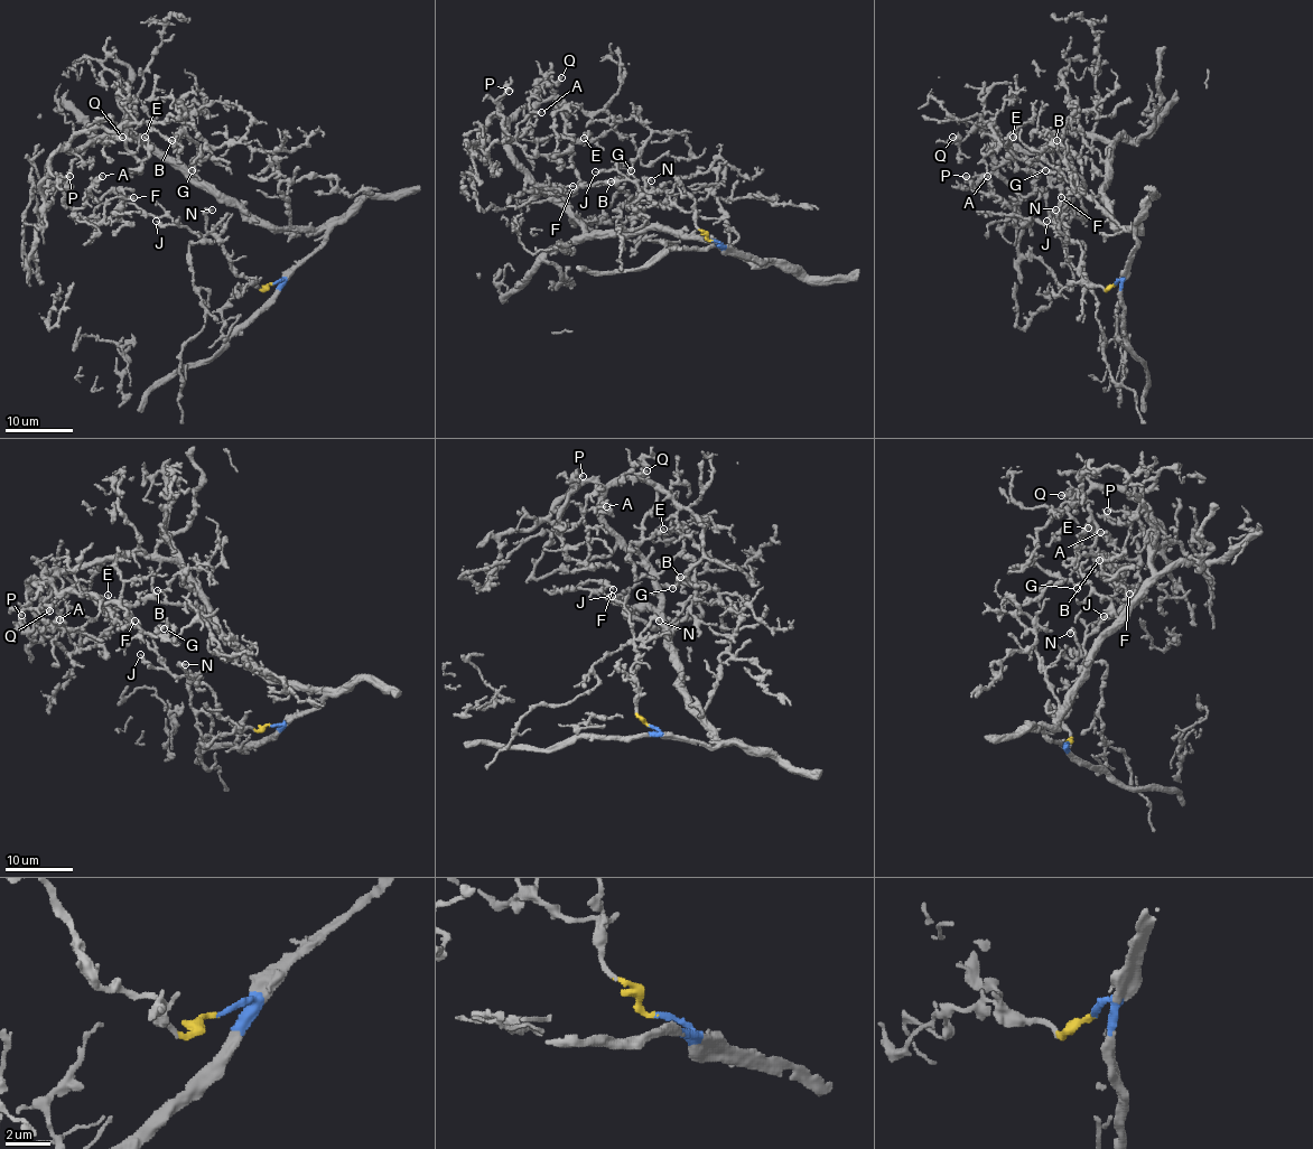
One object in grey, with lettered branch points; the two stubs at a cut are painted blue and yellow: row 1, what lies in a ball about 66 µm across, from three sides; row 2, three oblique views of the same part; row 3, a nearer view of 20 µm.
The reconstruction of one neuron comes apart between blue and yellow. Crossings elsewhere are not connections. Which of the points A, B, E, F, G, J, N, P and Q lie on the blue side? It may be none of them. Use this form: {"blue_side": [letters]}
{"blue_side": ["A", "B", "E", "G", "P", "Q"]}

